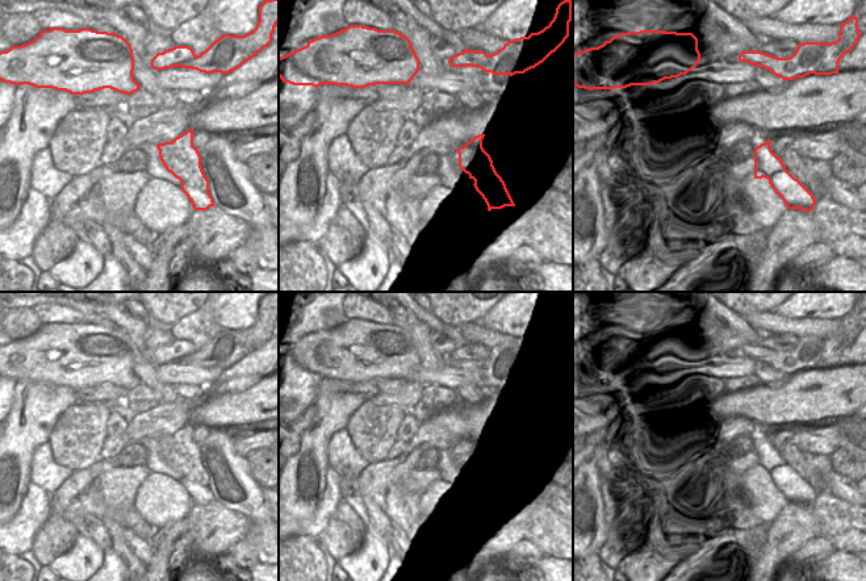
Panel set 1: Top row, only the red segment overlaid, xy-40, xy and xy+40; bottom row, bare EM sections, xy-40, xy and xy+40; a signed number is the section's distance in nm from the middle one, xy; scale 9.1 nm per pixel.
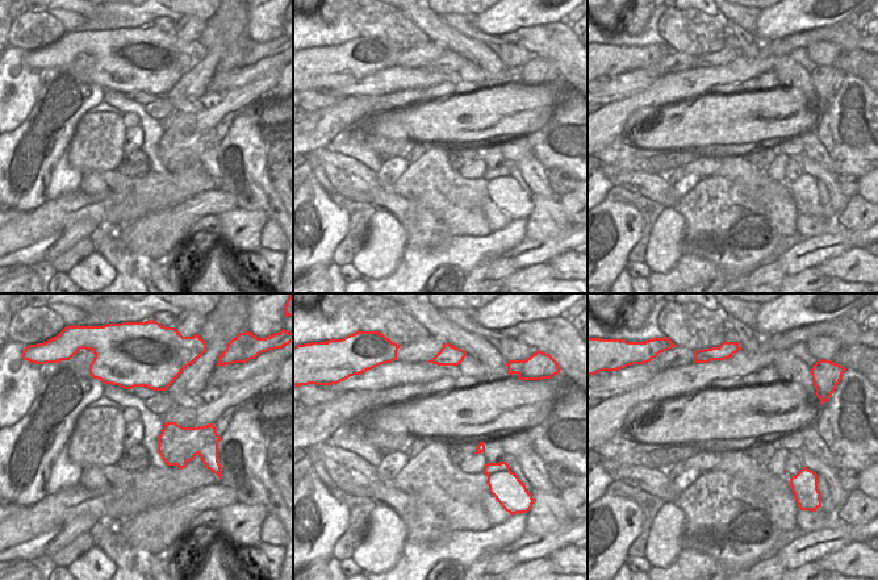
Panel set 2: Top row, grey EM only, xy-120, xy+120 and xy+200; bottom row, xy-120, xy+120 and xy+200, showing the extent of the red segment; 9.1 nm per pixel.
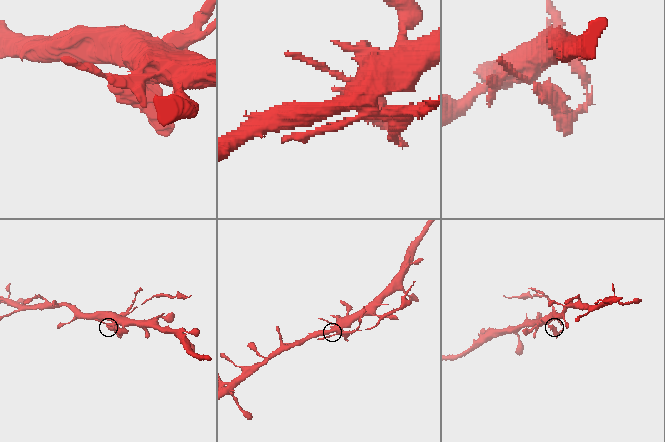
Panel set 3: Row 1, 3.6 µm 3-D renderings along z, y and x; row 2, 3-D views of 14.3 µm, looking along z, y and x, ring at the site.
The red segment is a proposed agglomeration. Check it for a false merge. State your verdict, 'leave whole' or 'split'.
split

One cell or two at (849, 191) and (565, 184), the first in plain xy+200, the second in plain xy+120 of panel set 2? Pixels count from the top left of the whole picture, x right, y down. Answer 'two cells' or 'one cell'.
one cell

